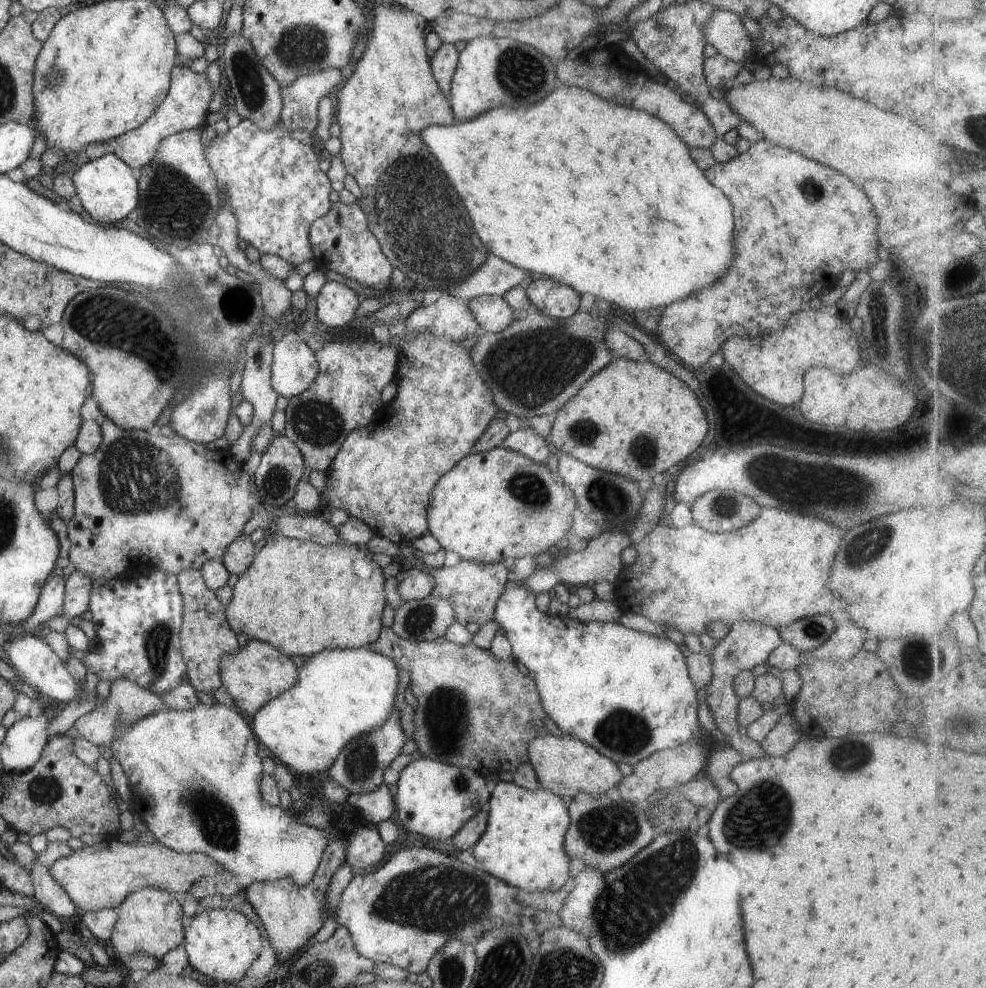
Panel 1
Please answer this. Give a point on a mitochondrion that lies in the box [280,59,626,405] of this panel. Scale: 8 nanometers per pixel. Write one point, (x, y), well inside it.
(424, 234)

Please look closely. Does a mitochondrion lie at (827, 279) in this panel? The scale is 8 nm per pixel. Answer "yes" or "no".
no

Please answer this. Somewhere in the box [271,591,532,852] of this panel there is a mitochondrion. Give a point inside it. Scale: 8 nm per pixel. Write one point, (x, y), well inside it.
(445, 707)

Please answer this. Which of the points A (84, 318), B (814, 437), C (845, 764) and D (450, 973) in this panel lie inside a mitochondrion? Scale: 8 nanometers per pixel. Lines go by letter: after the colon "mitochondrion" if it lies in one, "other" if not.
A: mitochondrion
B: other
C: mitochondrion
D: mitochondrion

